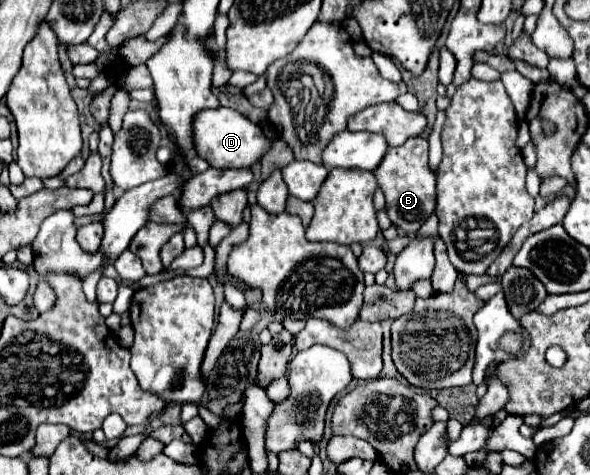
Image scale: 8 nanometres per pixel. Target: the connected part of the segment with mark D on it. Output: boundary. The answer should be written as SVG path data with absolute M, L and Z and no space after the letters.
M205 109L197 113L193 123L195 133L195 151L201 159L205 159L211 167L217 169L241 169L241 167L253 167L261 157L269 151L271 141L265 137L263 129L243 117L235 109Z

